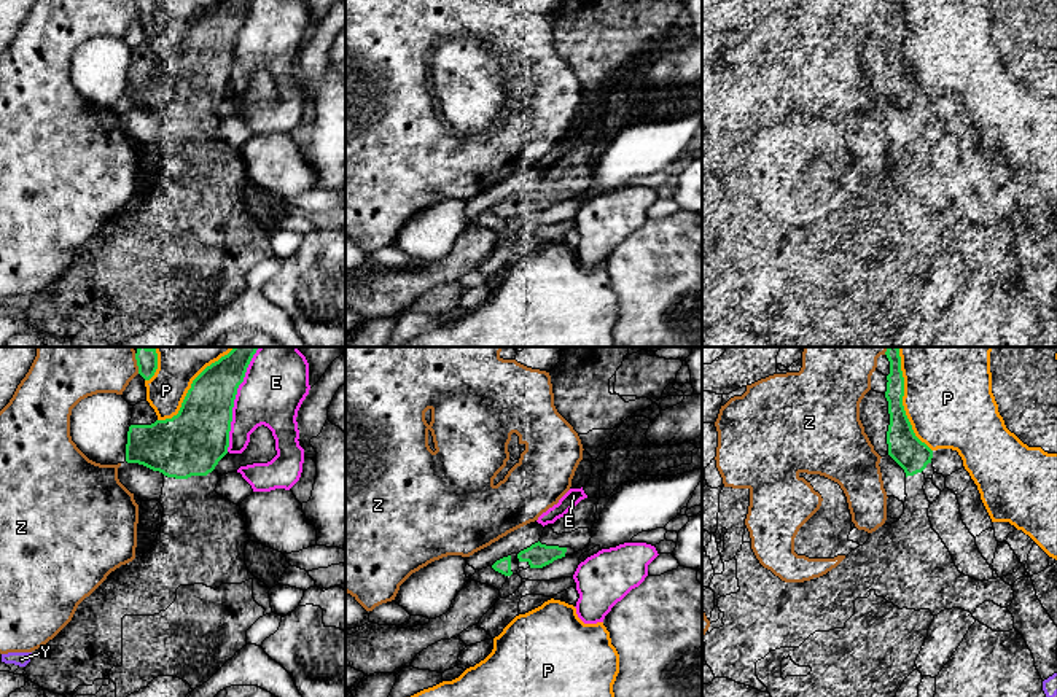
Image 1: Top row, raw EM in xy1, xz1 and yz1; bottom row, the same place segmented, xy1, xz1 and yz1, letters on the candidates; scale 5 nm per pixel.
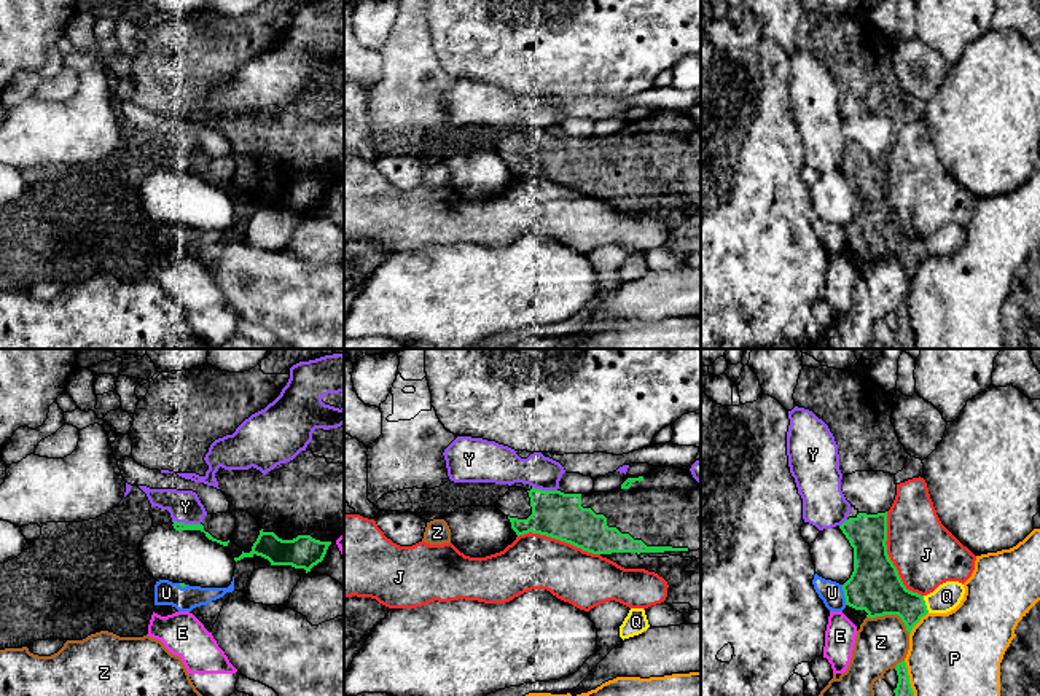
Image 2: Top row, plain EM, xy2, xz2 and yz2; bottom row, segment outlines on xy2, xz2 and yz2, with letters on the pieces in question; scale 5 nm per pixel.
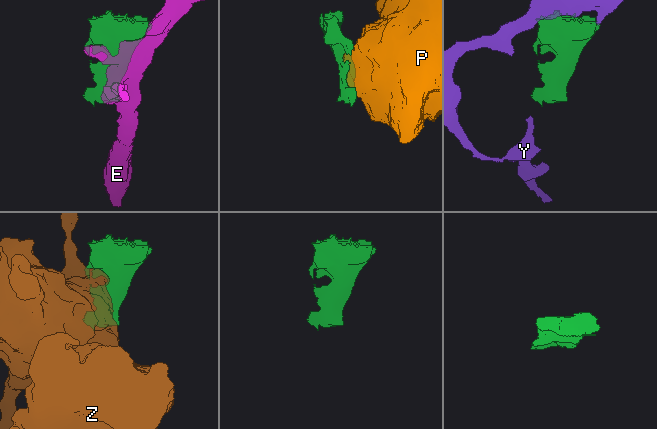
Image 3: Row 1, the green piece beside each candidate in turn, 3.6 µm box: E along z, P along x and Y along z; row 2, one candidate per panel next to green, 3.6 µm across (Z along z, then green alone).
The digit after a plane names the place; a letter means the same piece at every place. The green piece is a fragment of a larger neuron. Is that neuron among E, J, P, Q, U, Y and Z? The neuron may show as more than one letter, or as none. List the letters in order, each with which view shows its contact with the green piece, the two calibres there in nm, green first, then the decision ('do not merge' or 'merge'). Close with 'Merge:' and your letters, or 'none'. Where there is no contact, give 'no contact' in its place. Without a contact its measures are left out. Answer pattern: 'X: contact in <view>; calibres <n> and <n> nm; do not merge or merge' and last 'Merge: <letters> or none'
E: contact in xy1; calibres 300 and 320 nm; do not merge
J: contact in yz2; calibres 260 and 320 nm; do not merge
P: contact in yz1; calibres 170 and 440 nm; do not merge
Q: contact in yz2; calibres 260 and 140 nm; do not merge
U: contact in yz2; calibres 260 and 120 nm; do not merge
Y: contact in xy2; calibres 50 and 160 nm; do not merge
Z: contact in yz2; calibres 260 and 260 nm; do not merge
Merge: none

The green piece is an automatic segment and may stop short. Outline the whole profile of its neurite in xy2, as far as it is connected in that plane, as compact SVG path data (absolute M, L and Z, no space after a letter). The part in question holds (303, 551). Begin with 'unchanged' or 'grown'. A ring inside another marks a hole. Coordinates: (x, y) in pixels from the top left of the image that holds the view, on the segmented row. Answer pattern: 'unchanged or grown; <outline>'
grown; M344 424L338 428L315 428L312 441L293 460L263 475L256 468L225 470L215 473L229 510L247 511L261 530L250 553L234 561L261 556L271 565L291 565L311 572L323 561L328 546L344 534Z

